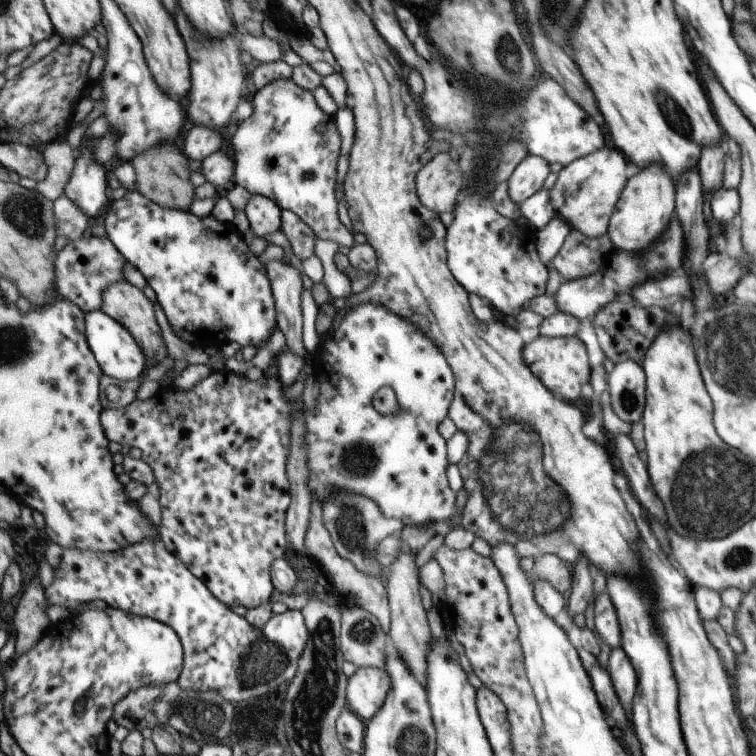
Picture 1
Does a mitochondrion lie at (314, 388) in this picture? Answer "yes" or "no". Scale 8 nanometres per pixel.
no

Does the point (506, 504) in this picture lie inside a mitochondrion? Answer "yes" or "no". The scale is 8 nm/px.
yes

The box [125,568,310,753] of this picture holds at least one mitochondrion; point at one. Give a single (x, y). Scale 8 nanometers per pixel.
(205, 717)

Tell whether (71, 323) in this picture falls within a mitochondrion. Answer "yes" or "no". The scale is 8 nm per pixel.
no

